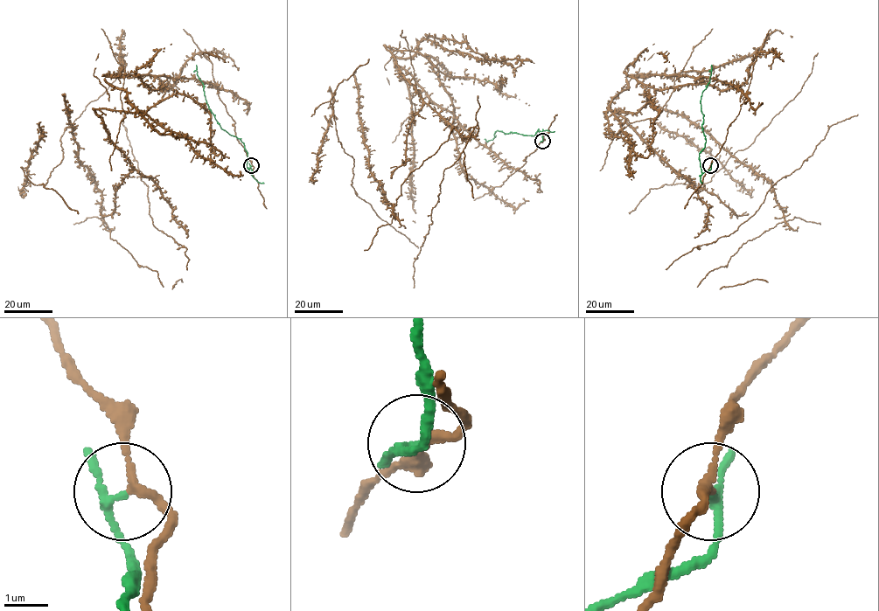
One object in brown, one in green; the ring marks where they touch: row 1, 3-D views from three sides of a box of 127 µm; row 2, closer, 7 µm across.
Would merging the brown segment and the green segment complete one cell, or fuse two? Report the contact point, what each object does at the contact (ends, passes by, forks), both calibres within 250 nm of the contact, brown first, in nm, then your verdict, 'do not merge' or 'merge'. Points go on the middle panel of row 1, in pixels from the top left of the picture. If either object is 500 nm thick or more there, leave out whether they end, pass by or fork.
at (542, 141); brown passes by; green passes by; 180 nm thick on the brown side, 140 nm on the other; do not merge

